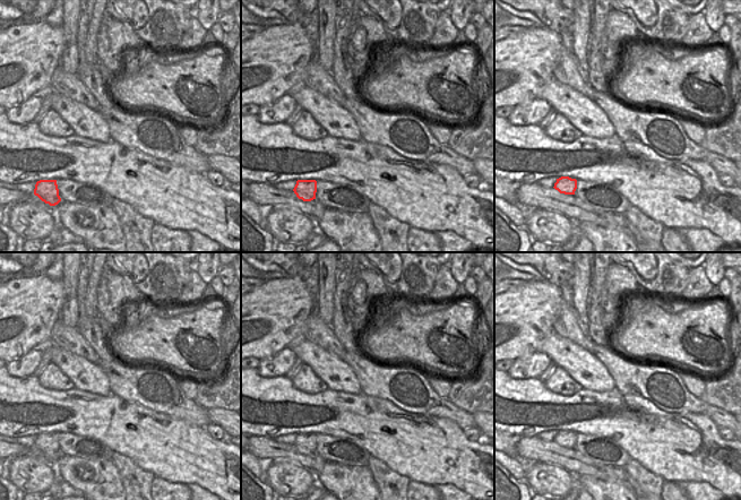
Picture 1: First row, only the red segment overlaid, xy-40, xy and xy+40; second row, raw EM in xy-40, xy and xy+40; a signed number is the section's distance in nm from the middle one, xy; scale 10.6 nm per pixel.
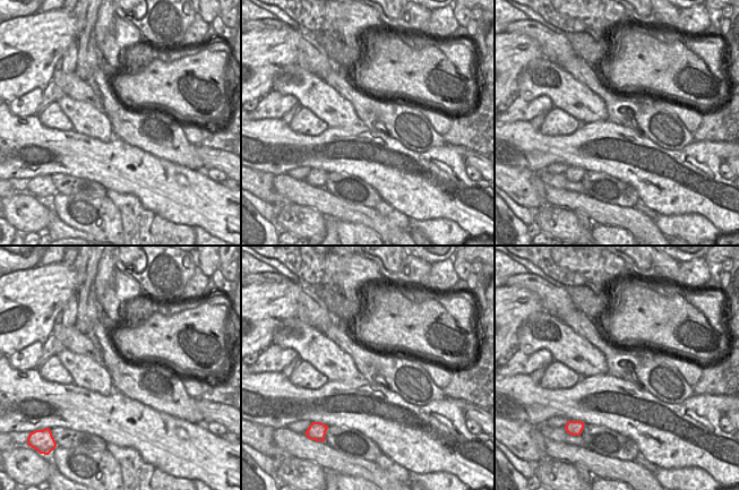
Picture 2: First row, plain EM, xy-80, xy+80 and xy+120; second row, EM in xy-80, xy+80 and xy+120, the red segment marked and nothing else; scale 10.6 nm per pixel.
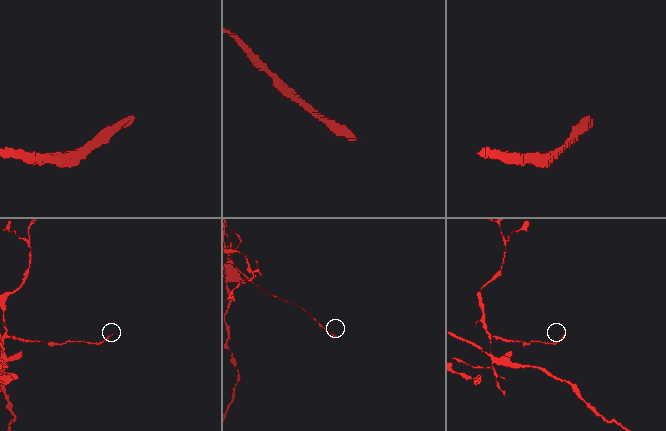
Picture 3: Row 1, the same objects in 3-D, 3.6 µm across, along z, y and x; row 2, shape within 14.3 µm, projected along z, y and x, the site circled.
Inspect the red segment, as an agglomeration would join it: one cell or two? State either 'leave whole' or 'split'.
split

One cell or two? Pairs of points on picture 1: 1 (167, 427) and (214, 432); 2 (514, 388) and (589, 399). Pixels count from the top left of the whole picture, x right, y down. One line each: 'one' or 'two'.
1: two
2: one

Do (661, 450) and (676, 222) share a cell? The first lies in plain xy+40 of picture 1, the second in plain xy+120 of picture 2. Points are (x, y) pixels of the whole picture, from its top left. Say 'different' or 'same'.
different

